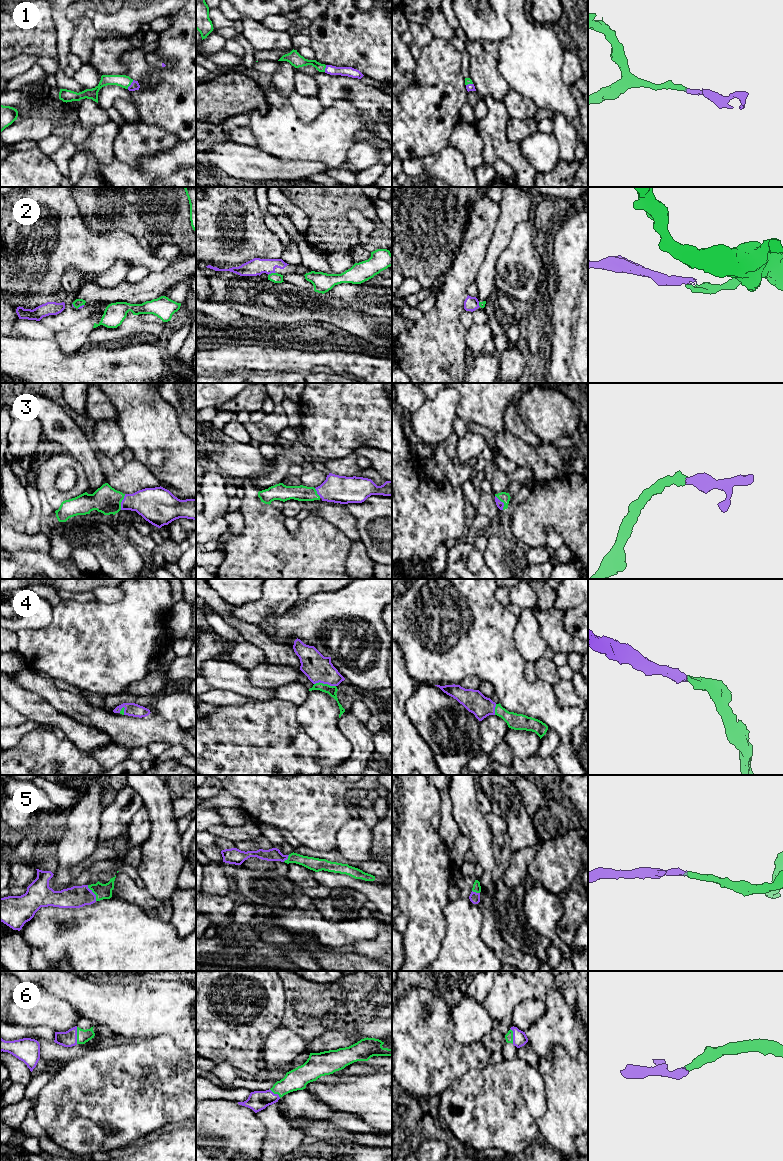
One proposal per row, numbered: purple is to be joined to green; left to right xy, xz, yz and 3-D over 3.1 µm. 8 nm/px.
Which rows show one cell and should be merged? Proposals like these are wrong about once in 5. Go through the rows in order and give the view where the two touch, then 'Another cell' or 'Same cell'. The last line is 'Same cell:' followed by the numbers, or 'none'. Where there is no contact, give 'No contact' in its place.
1: Touches green in xy. Same cell
2: Touches green in xz. Another cell
3: Touches green in xy. Same cell
4: Touches green in xz. Same cell
5: Touches green in xy. Same cell
6: Touches green in xy. Same cell
Same cell: 1, 3, 4, 5, 6

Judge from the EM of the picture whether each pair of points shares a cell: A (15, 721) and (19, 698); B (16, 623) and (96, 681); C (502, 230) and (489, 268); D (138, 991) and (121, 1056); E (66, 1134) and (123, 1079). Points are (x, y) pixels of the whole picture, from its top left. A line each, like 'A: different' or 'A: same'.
A: different
B: different
C: same
D: different
E: same

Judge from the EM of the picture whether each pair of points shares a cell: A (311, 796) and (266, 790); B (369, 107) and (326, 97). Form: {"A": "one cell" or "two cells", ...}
{"A": "one cell", "B": "one cell"}

